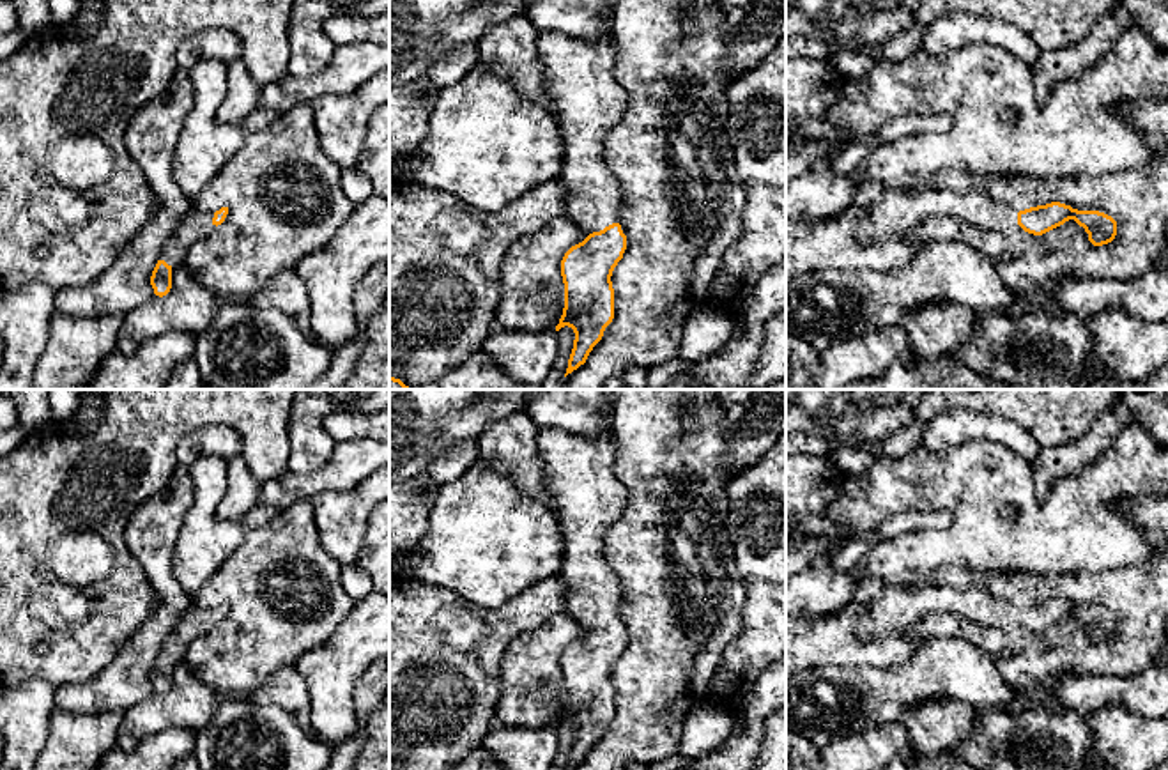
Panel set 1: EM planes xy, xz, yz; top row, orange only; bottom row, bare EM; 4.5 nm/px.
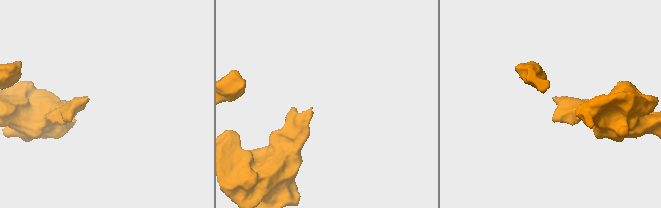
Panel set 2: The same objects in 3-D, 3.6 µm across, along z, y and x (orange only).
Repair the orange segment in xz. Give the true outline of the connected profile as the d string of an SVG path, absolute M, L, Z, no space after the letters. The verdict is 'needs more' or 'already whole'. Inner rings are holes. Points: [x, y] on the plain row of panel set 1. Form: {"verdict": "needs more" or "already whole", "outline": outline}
{"verdict": "needs more", "outline": "M612 407L607 409L607 416L609 423L598 437L580 437L559 428L545 428L536 435L545 469L549 508L557 519L565 538L565 558L557 572L566 595L565 614L588 632L582 639L572 643L561 657L565 705L556 728L568 722L575 729L566 770L586 759L614 715L611 673L626 646L626 632L618 620L621 607L619 579L605 556L607 533L621 519L626 504L626 489L612 474L618 451L611 427Z"}

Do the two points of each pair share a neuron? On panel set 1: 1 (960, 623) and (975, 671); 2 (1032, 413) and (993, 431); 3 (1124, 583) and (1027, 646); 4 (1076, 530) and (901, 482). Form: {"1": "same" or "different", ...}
{"1": "different", "2": "different", "3": "same", "4": "same"}

